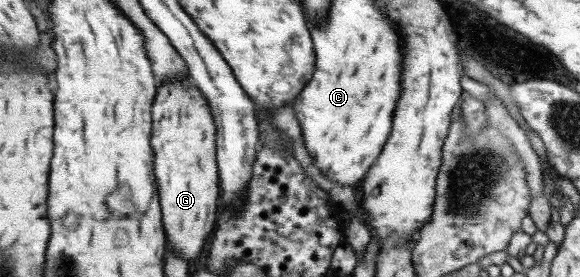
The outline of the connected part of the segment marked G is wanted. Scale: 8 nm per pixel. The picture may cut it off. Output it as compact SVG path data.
M191 77L167 80L161 88L157 84L157 97L151 107L154 117L154 131L151 131L151 147L154 147L155 174L158 177L160 199L162 201L163 225L167 232L168 251L191 261L197 259L215 227L221 199L221 179L218 164L218 129L215 116L207 96Z

